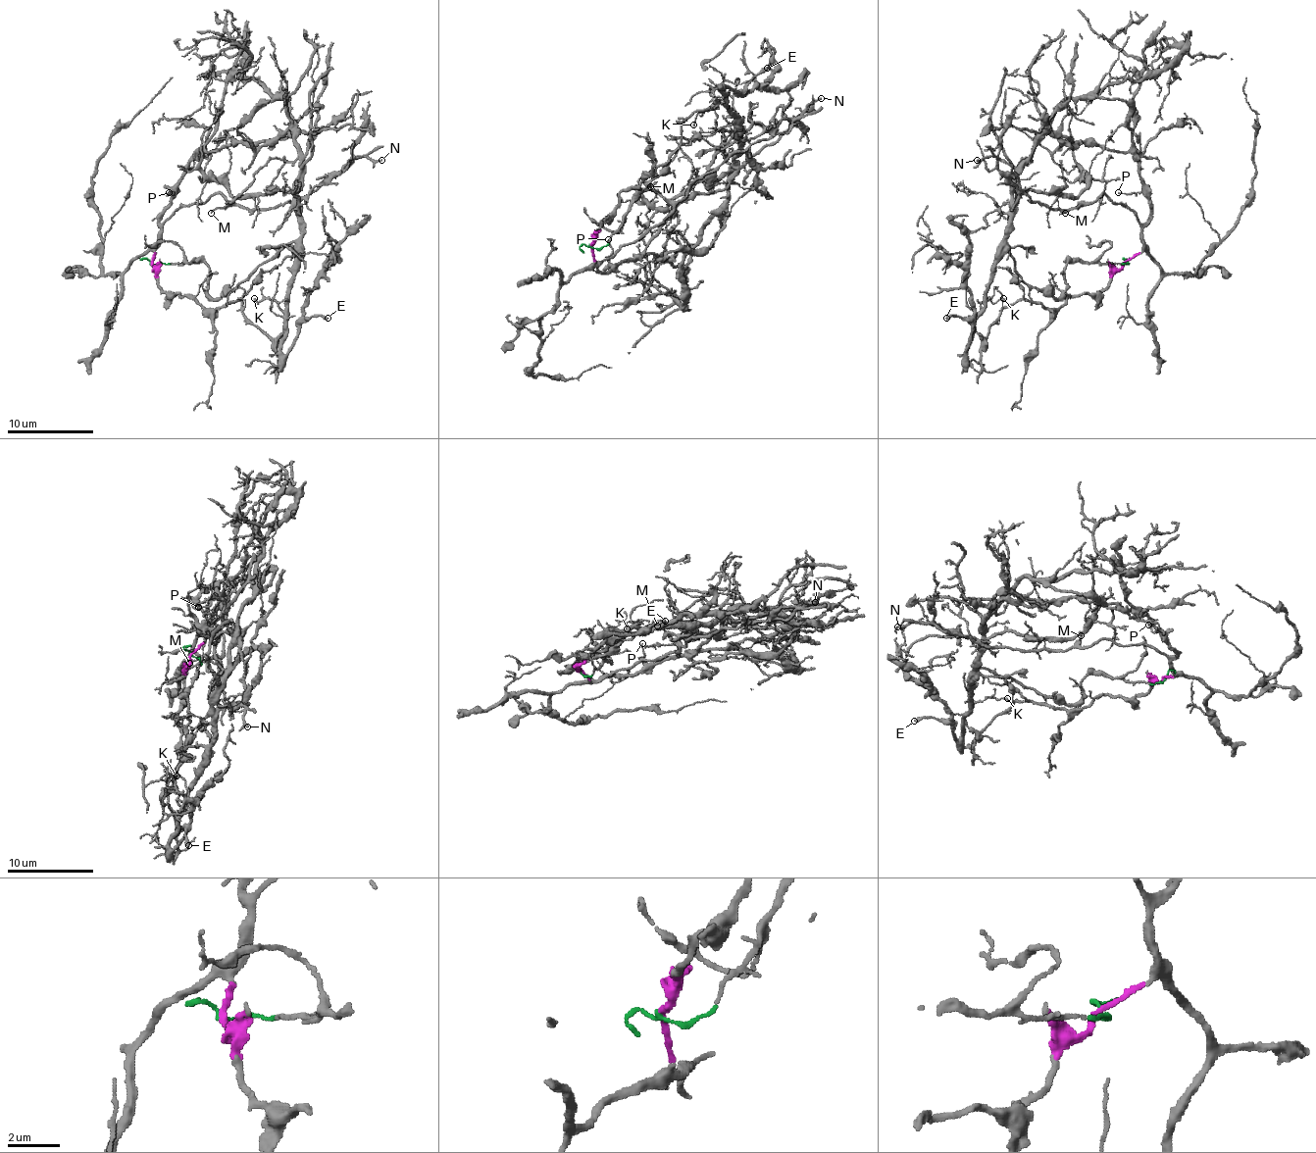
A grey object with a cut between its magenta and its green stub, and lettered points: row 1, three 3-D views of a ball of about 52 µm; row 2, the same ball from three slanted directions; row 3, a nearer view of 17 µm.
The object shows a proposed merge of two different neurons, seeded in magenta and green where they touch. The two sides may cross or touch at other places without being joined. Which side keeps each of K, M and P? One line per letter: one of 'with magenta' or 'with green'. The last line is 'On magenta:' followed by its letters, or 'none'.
K: with green
M: with magenta
P: with magenta
On magenta: M, P

